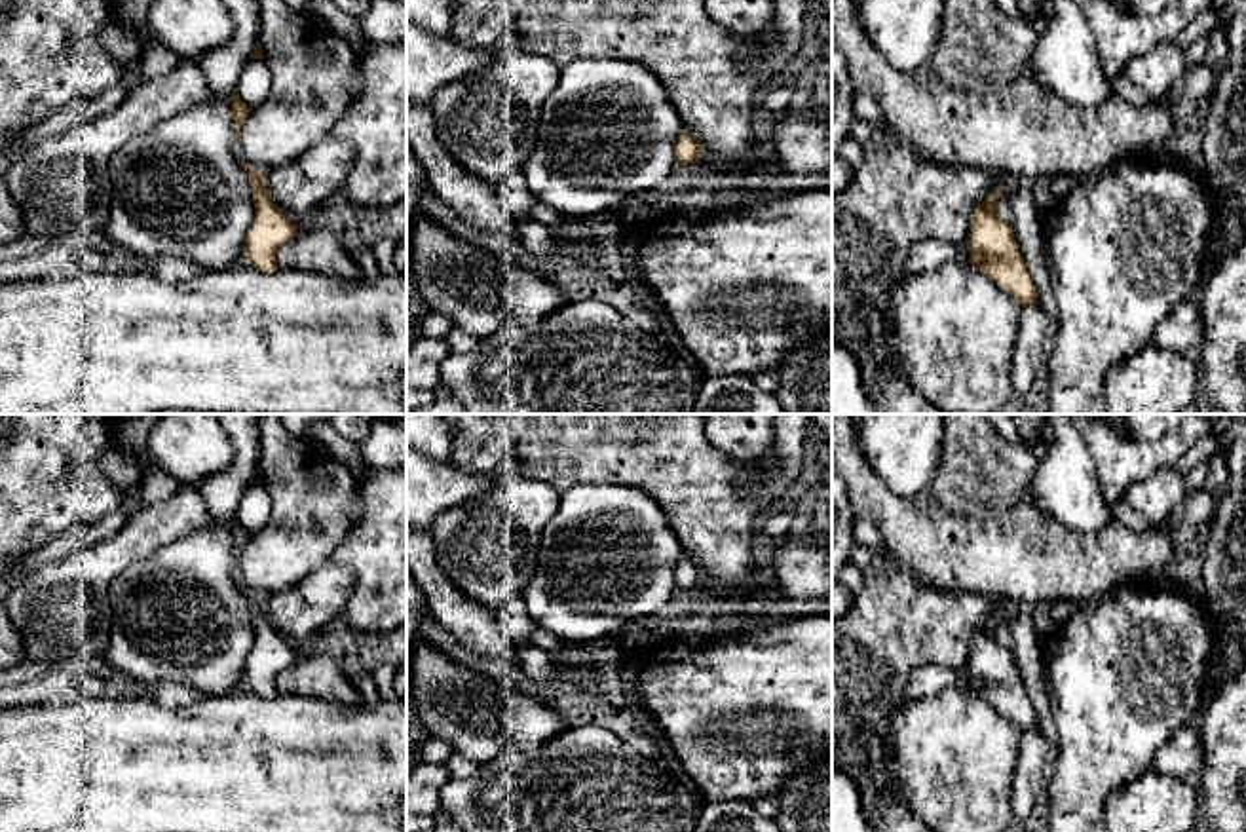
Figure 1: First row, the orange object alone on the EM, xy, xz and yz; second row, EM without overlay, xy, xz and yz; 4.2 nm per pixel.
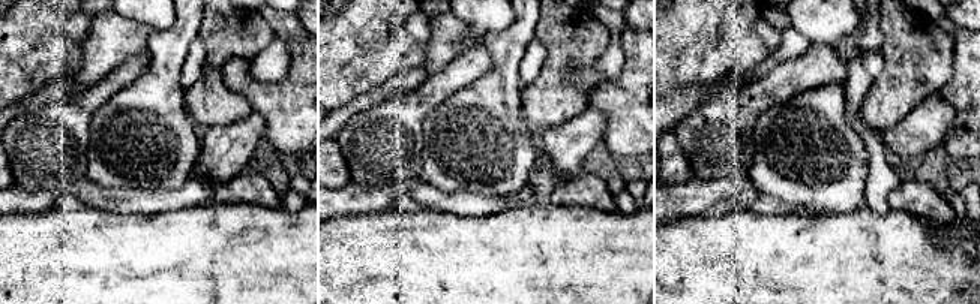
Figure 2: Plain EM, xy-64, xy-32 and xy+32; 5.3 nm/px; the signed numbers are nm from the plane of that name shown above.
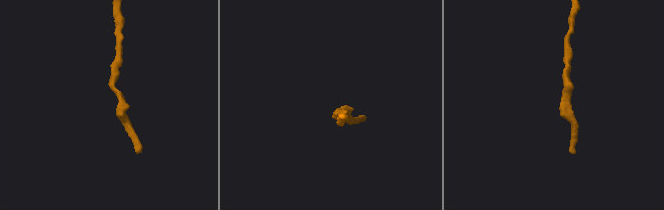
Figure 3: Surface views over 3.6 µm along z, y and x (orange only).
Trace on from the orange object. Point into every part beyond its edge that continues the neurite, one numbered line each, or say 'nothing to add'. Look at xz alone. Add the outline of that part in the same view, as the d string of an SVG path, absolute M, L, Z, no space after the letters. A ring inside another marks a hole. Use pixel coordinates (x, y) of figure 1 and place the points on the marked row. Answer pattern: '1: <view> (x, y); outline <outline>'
nothing to add

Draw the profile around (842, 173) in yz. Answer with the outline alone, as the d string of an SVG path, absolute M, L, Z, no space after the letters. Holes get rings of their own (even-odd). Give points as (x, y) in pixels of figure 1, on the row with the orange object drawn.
M832 154L832 196L849 188L855 169L838 154Z

